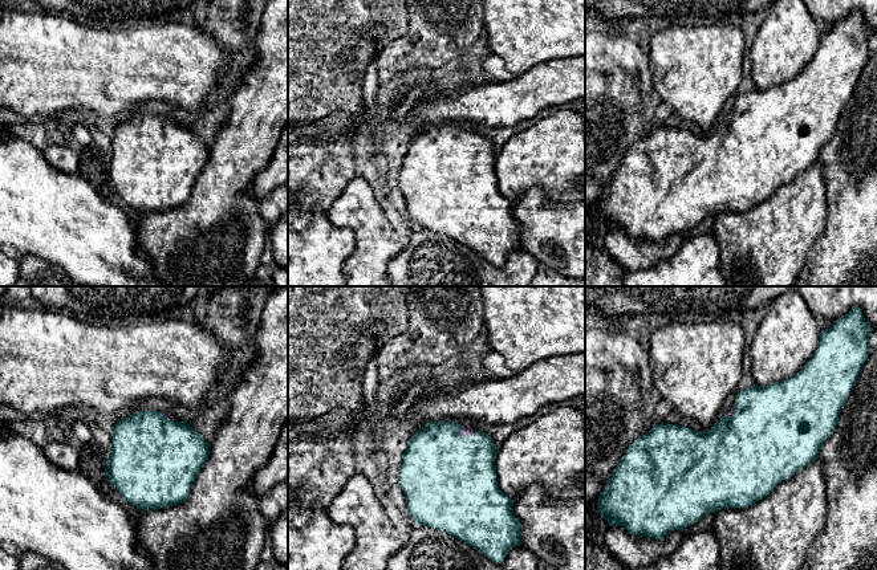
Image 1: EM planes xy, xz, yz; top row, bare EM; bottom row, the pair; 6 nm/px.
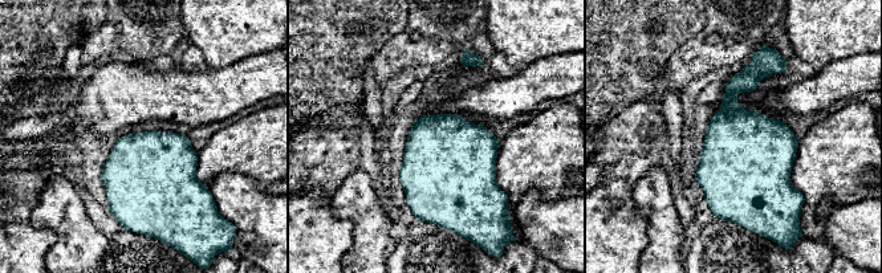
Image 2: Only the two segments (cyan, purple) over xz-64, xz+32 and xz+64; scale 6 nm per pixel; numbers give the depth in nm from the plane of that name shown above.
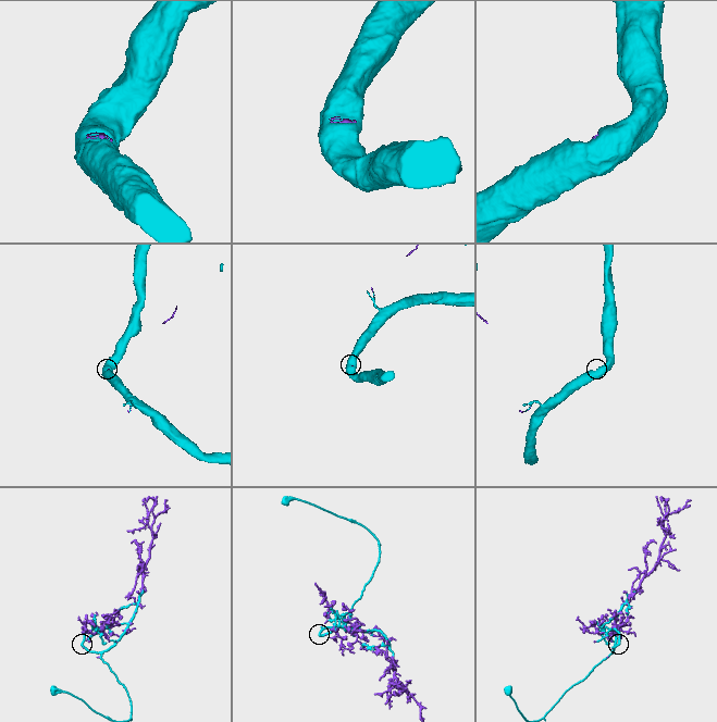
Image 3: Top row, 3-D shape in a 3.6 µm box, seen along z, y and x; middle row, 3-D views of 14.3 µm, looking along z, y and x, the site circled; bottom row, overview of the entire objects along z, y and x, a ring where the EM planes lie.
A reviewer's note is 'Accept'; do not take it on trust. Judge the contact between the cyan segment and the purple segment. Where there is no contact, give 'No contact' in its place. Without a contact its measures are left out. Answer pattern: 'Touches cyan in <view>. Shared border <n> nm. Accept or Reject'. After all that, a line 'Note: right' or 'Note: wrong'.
Touches cyan in xz. Shared border 110 nm. Accept
Note: right

